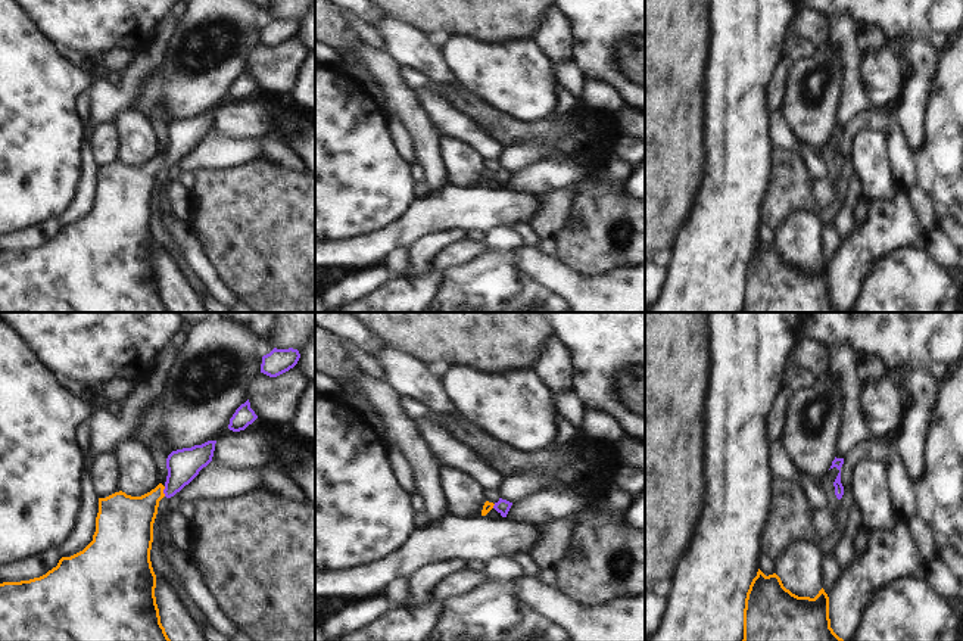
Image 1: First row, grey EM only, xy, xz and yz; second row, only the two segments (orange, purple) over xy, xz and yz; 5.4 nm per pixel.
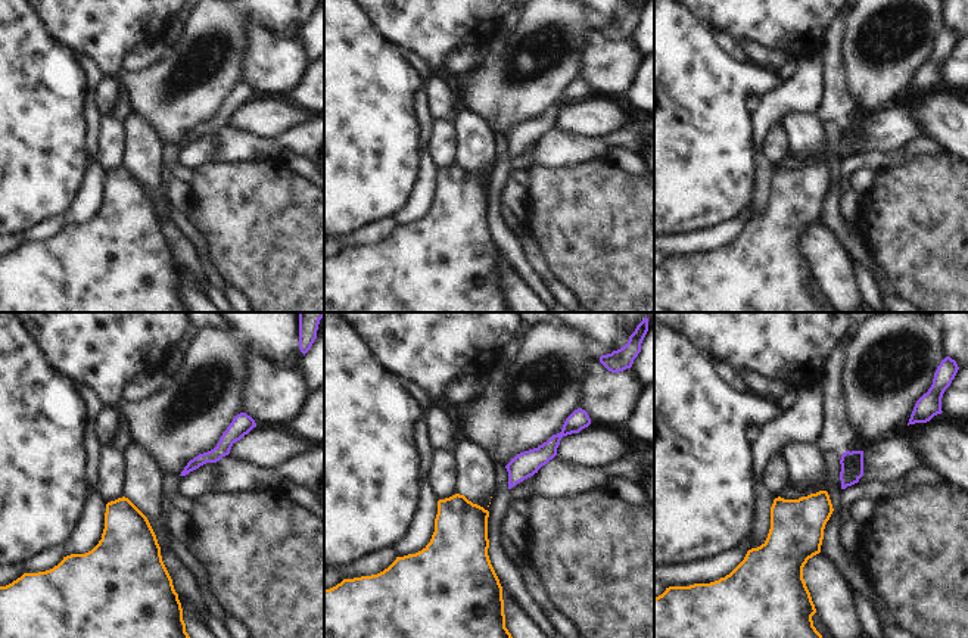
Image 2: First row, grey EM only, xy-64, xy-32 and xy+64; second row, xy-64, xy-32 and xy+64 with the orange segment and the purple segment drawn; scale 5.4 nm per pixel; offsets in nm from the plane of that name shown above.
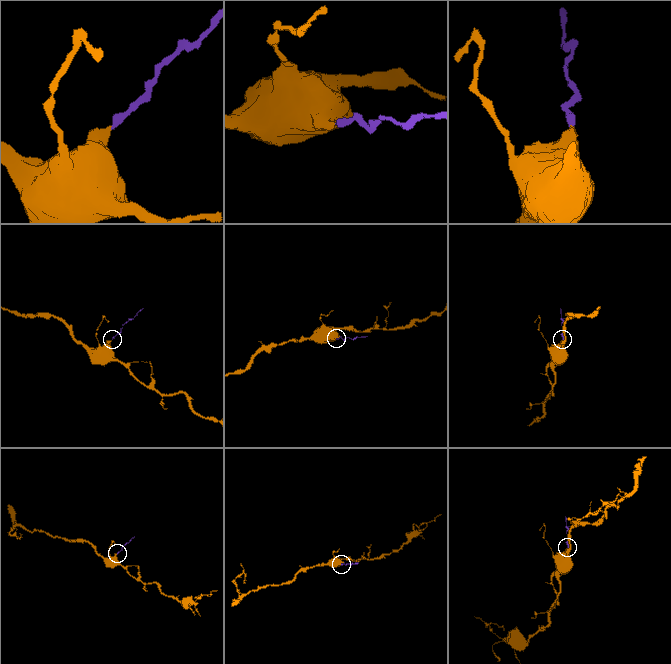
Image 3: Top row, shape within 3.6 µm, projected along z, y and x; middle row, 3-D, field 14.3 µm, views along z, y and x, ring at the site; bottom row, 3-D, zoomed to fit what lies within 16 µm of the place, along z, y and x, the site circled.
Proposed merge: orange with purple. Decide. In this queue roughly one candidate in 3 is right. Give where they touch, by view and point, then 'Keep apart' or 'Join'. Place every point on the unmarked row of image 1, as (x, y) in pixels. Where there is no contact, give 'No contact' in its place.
Touches orange at xy (162, 161). Join

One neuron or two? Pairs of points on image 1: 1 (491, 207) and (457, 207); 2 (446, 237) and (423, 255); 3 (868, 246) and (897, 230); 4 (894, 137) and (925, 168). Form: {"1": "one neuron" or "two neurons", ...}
{"1": "one neuron", "2": "one neuron", "3": "one neuron", "4": "two neurons"}

